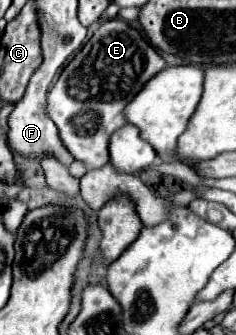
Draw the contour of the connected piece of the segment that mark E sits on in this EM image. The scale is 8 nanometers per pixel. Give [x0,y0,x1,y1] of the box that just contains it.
[47,17,163,171]

